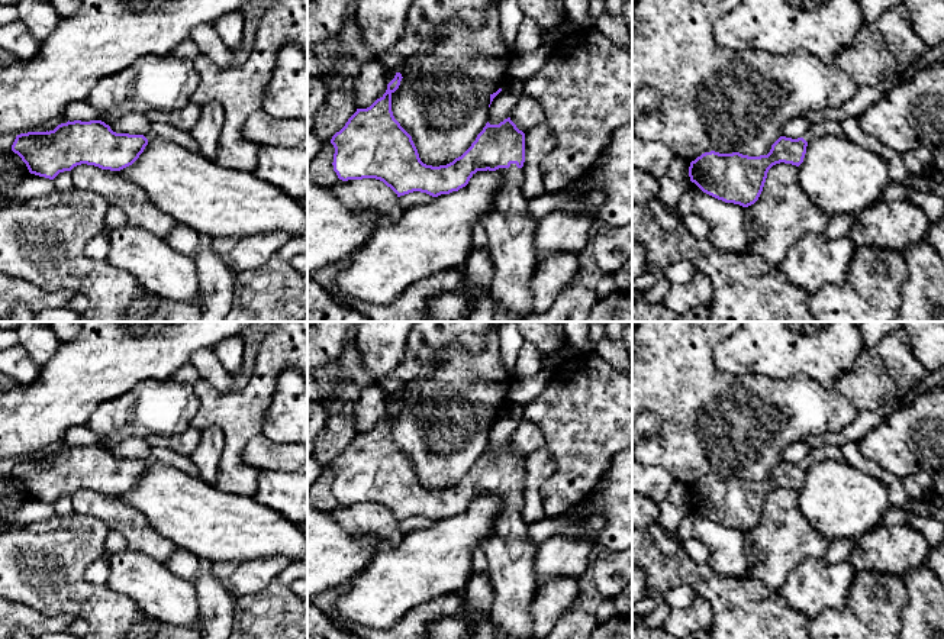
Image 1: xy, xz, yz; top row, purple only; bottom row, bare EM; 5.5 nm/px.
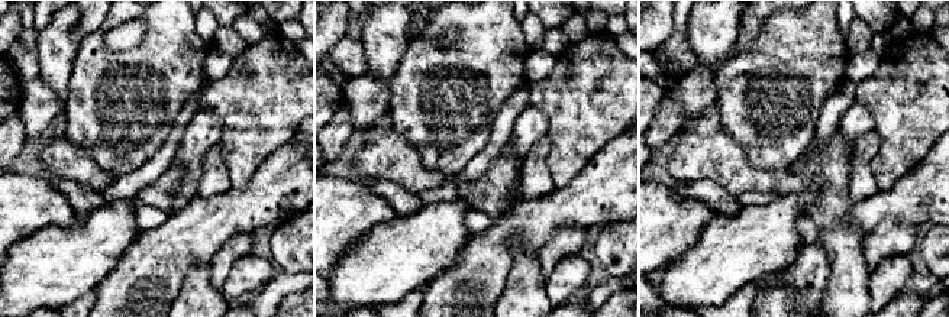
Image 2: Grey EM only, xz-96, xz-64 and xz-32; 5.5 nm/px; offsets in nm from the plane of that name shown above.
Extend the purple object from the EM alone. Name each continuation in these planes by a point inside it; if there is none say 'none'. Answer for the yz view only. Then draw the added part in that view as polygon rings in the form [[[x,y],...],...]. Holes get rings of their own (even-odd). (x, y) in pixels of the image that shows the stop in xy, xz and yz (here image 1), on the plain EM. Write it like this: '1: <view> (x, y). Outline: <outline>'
1: yz (821, 454). Outline: [[[840,446],[812,448],[809,456],[803,461],[803,464],[806,467],[811,467],[812,464],[818,464],[829,459],[837,462],[845,462]]]

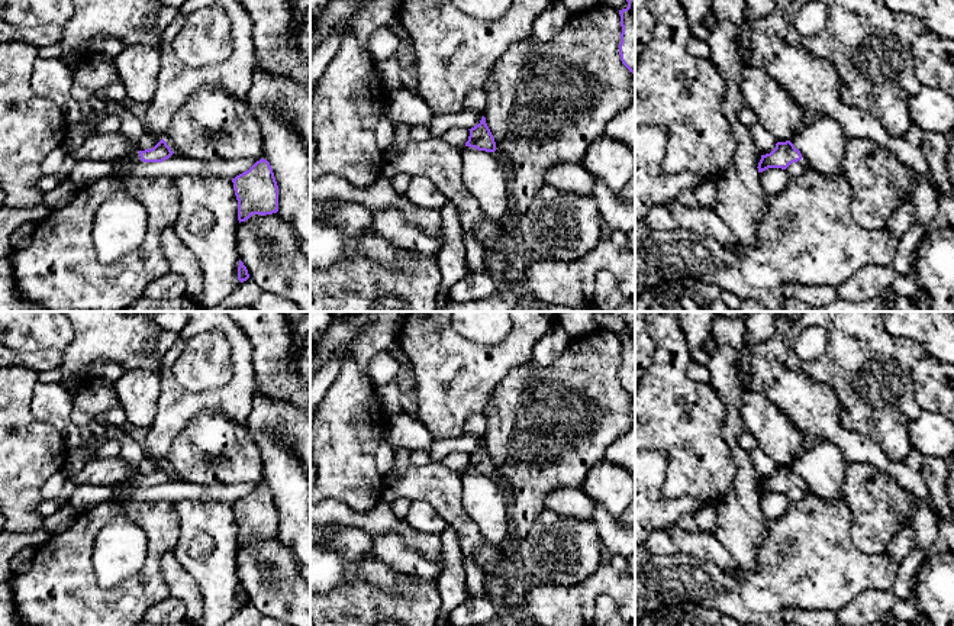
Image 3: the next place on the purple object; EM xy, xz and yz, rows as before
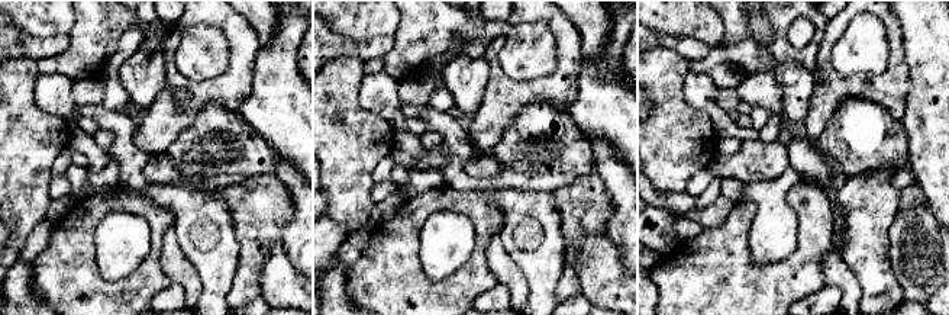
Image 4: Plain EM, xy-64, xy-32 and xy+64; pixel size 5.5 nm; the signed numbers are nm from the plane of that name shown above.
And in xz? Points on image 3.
none

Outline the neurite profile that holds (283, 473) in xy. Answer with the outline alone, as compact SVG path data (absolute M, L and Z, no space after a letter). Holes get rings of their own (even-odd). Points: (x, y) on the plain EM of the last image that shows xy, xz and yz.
M258 433L254 441L262 458L264 484L270 487L278 510L278 539L294 554L300 577L310 585L310 477L296 452L277 438Z

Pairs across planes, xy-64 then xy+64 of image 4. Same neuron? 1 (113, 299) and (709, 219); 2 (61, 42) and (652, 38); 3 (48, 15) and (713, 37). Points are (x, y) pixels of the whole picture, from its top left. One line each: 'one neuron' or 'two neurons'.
1: two neurons
2: one neuron
3: one neuron

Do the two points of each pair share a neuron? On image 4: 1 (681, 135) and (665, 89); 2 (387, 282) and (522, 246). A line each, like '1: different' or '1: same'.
1: same
2: different

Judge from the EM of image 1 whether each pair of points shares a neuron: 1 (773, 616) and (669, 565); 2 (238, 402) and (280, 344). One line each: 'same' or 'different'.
1: same
2: same

